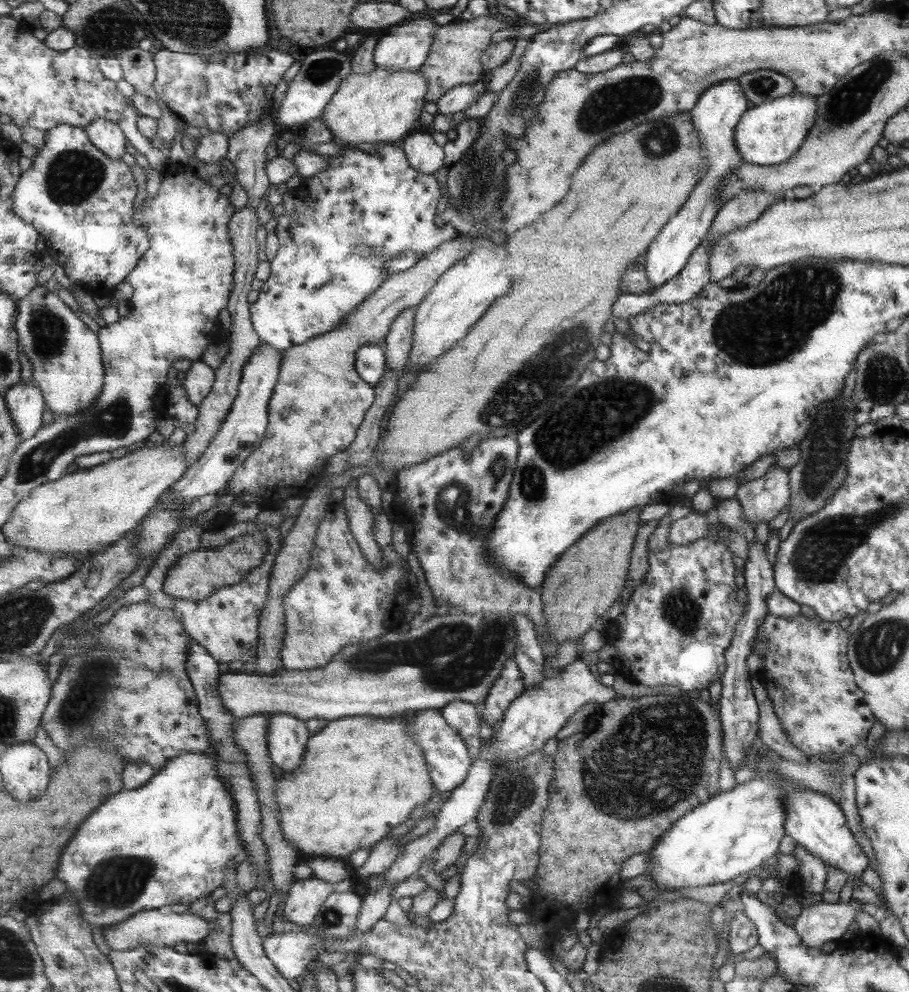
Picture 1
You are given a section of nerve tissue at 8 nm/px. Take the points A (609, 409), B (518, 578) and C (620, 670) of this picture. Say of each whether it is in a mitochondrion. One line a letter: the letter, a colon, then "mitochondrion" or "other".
A: mitochondrion
B: other
C: other

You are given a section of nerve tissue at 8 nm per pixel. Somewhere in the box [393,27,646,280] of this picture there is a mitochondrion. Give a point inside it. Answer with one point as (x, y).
(480, 181)

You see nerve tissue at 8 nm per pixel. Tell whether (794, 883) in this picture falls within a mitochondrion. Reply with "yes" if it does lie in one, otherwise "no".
no

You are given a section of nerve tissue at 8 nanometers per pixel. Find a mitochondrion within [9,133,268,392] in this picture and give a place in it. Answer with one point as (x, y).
(73, 177)

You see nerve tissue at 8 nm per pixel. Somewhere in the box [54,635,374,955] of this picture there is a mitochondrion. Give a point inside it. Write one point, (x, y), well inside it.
(119, 882)

